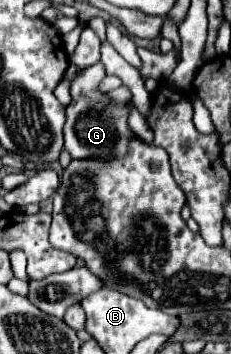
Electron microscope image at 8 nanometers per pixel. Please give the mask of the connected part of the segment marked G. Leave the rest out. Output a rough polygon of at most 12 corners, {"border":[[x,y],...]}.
{"border":[[103,63],[71,81],[71,159],[123,159],[129,107],[99,91]]}

